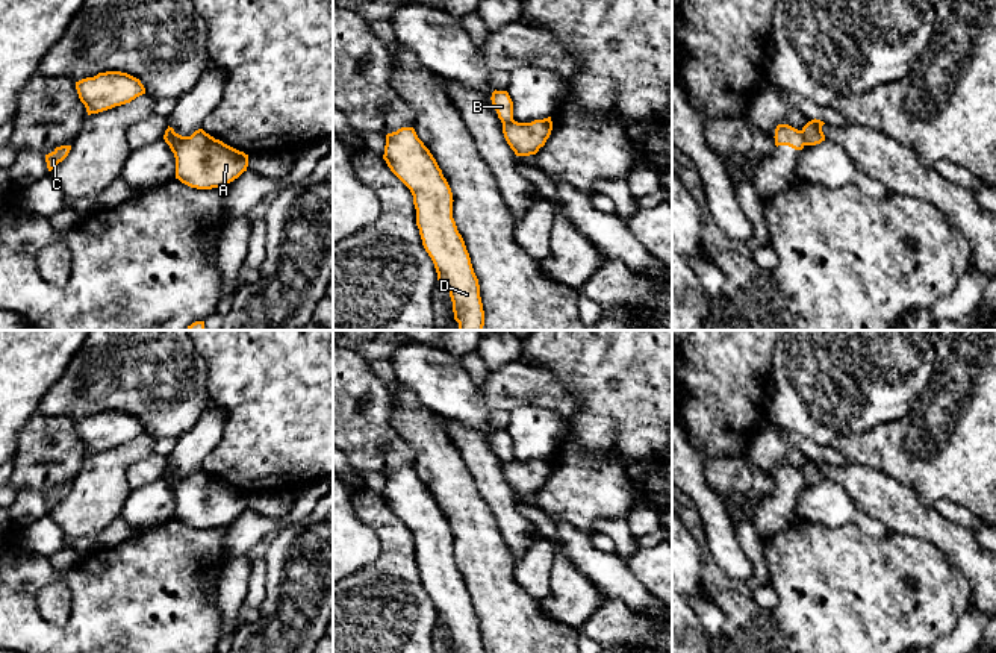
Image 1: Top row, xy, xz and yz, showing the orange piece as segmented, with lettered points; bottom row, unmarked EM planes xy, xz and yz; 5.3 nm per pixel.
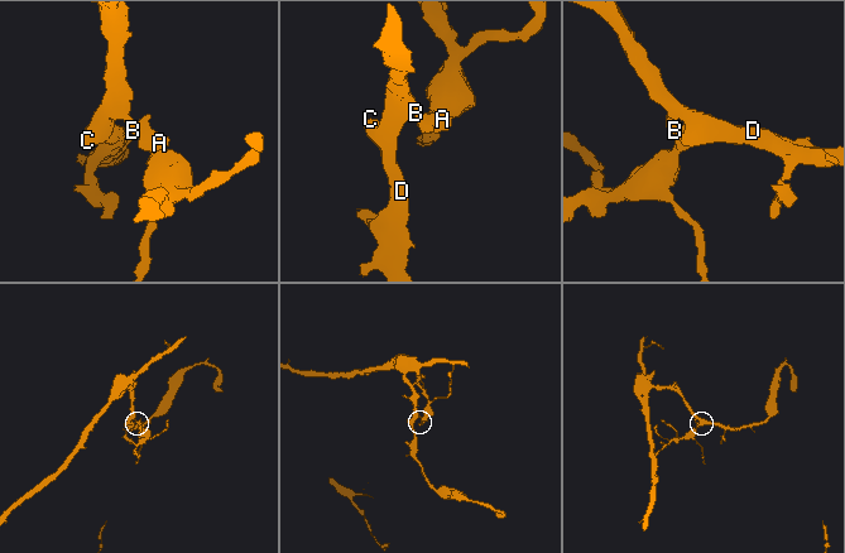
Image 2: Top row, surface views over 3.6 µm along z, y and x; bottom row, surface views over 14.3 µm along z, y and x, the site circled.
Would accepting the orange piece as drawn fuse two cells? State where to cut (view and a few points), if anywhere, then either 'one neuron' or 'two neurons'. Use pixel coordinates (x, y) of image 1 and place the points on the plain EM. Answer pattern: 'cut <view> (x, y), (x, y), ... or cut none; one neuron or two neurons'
cut yz (801, 470), (806, 484); two neurons

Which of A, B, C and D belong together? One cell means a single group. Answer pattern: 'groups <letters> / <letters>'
groups A / B C D

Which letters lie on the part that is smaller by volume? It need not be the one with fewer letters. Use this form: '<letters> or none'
A

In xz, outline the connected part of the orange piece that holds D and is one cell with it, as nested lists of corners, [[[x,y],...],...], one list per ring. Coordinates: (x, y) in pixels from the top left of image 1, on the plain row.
[[[413,467],[386,474],[383,498],[413,535],[422,585],[450,630],[453,651],[484,653],[478,618],[453,558],[453,532],[436,498]]]

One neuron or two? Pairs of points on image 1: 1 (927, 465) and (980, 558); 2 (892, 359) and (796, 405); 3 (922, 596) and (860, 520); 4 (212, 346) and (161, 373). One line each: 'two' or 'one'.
1: two
2: one
3: two
4: two

